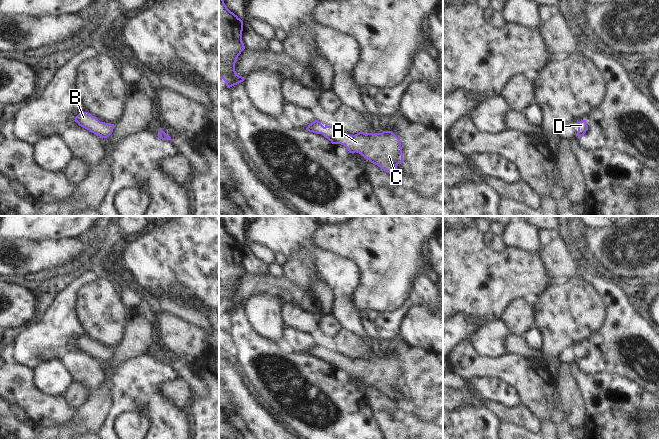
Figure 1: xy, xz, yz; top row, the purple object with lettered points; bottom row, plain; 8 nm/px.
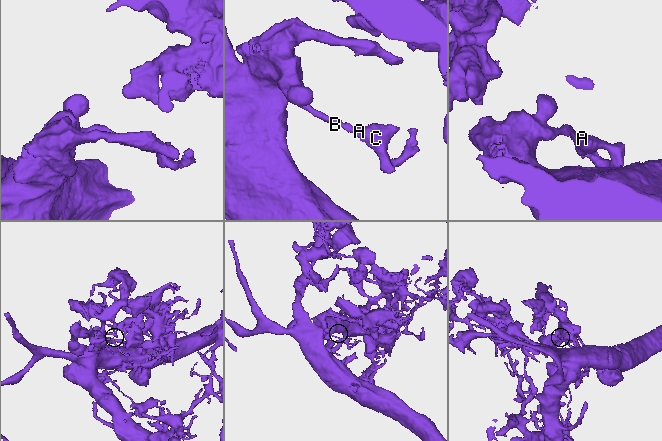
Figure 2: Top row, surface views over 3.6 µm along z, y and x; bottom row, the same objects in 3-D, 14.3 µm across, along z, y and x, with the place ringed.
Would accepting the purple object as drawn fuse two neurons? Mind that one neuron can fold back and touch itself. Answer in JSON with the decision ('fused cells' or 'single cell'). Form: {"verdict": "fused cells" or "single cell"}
{"verdict": "single cell"}

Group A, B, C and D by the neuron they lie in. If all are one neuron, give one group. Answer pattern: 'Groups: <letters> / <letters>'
Groups: A B C D.

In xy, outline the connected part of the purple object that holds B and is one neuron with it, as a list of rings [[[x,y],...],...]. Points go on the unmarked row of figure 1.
[[[88,336],[79,337],[74,345],[95,359],[99,359],[102,363],[109,361],[114,353],[114,348],[100,346],[98,342]]]

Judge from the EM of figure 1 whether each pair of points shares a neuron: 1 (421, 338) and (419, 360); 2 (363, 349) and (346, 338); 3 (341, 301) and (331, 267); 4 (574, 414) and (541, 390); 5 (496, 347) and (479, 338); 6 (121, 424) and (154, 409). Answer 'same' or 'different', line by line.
1: different
2: same
3: same
4: different
5: same
6: different

